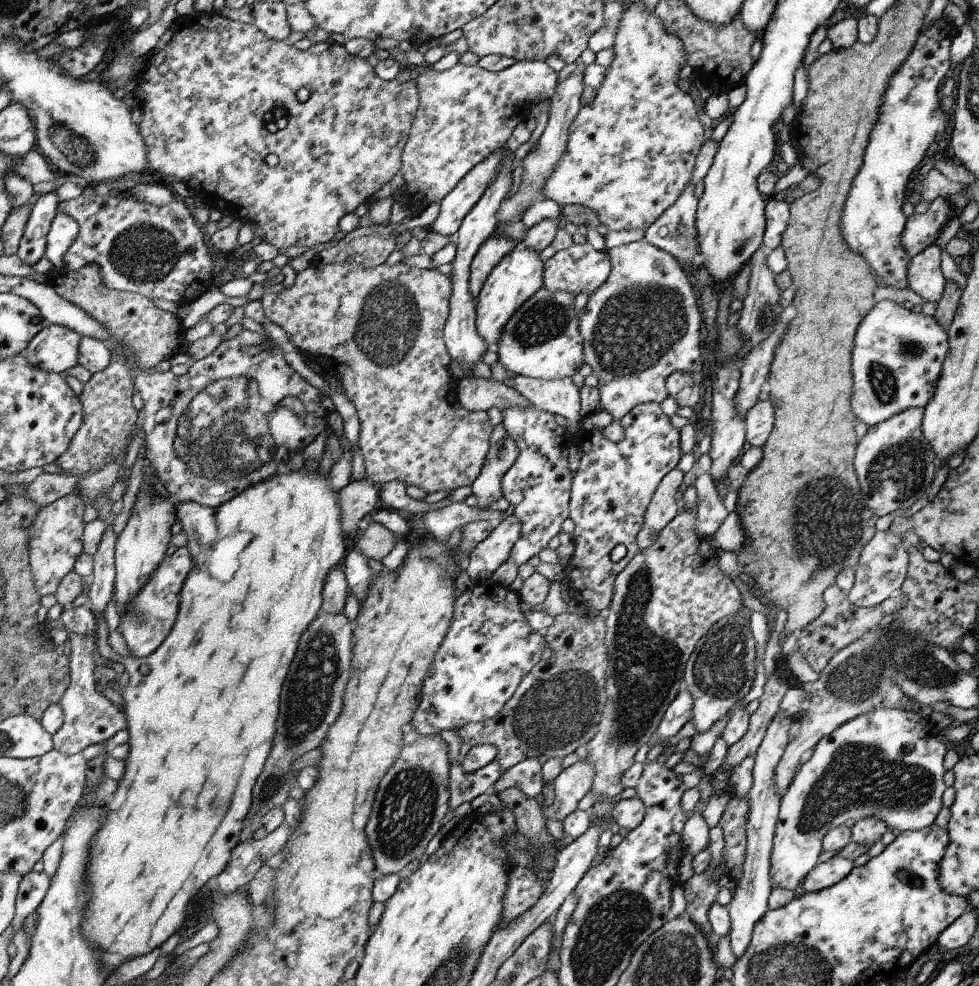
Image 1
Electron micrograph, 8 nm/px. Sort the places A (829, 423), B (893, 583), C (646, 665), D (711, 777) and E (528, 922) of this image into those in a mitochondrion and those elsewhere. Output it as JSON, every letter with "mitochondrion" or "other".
{"A":"other","B":"other","C":"mitochondrion","D":"other","E":"other"}

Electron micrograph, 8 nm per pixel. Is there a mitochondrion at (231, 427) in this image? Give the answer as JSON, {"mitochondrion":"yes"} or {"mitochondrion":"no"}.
{"mitochondrion":"yes"}

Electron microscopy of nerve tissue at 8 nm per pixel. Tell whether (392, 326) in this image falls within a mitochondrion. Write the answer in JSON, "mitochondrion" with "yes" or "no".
{"mitochondrion":"yes"}

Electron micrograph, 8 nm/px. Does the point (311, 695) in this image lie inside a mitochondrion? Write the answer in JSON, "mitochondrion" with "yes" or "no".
{"mitochondrion":"yes"}

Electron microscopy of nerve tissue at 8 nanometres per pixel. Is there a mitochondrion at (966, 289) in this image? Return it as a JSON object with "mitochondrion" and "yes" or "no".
{"mitochondrion":"no"}

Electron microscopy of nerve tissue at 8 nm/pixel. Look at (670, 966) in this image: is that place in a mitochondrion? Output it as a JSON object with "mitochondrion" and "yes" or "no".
{"mitochondrion":"yes"}

